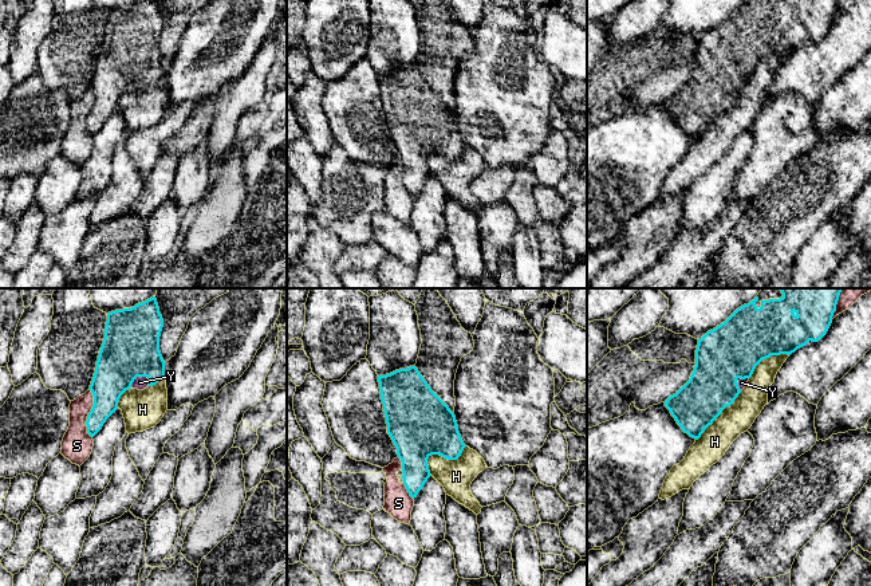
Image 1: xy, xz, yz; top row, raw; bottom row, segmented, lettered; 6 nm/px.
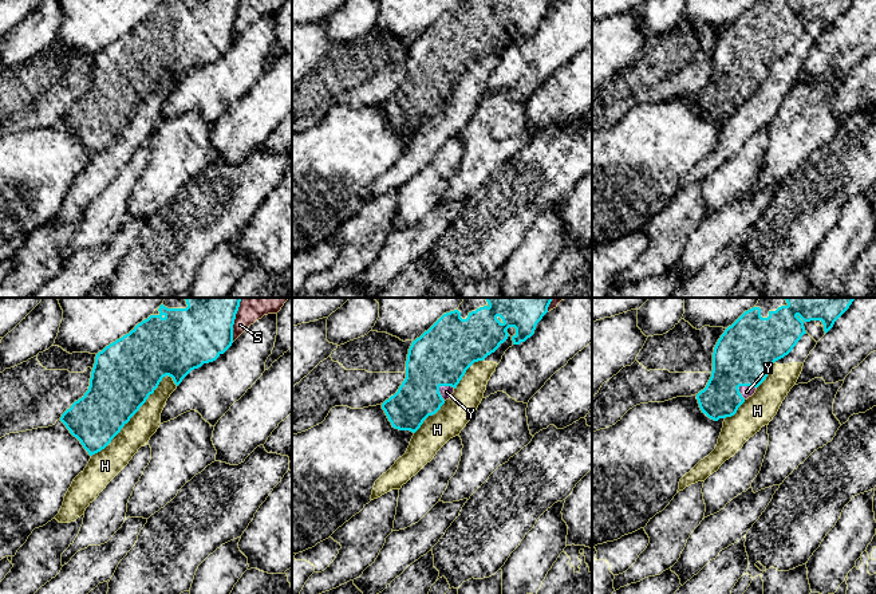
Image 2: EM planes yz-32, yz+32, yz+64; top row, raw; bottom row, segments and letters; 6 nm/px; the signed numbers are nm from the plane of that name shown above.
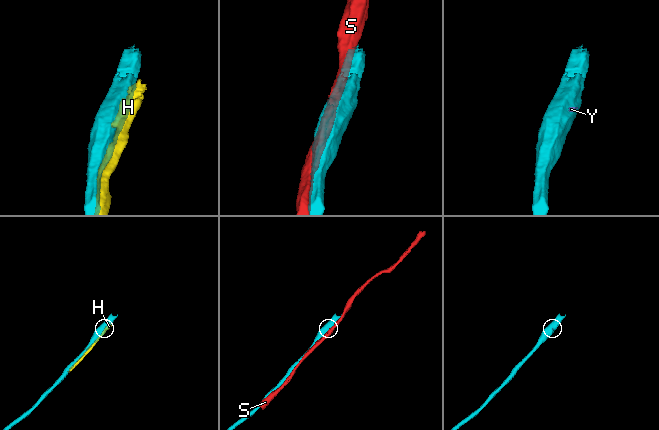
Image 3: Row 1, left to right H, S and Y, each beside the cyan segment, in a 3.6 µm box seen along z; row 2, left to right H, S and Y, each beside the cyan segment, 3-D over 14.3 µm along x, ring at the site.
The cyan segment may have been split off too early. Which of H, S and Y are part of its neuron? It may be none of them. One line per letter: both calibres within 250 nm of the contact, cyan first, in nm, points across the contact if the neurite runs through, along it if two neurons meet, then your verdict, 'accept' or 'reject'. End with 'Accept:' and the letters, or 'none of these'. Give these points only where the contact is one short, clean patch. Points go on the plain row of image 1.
H: 380 nm thick on the cyan side, 200 nm on the other; reject
S: 220 nm thick on the cyan side, 190 nm on the other; reject
Y: 340 nm thick on the cyan side, 80 nm on the other; accept
Accept: Y

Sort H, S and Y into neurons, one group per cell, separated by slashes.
H / S / Y

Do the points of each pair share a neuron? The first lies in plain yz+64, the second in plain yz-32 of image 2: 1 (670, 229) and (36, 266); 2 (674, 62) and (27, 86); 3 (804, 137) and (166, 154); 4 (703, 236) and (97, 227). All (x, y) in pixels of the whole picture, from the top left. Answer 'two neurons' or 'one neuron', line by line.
1: one neuron
2: one neuron
3: one neuron
4: two neurons

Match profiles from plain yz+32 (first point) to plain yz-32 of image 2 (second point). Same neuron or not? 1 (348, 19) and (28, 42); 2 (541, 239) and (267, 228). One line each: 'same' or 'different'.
1: same
2: different

